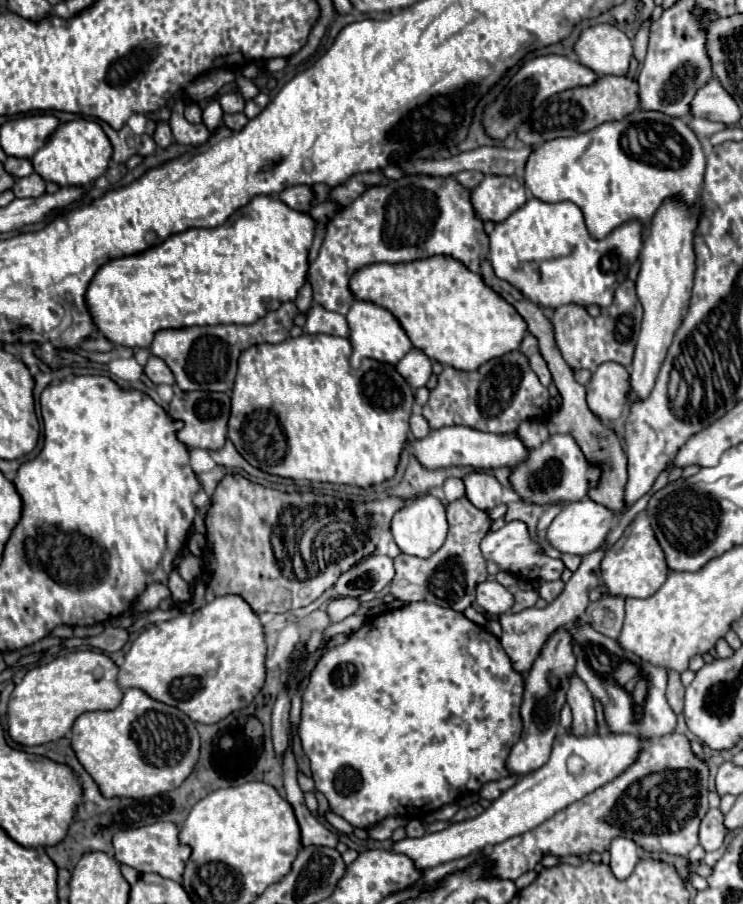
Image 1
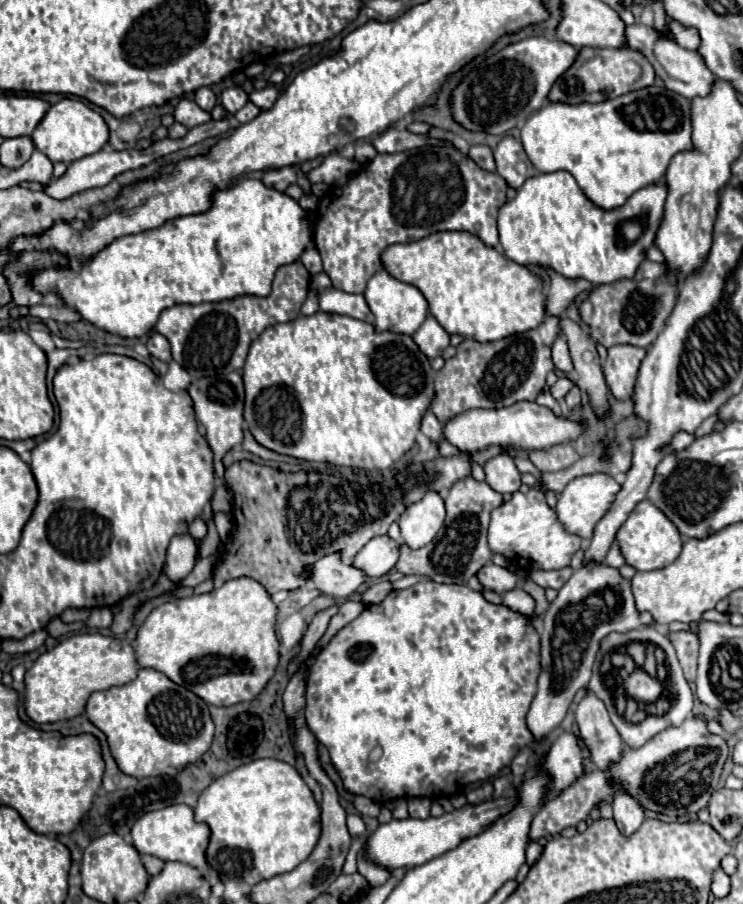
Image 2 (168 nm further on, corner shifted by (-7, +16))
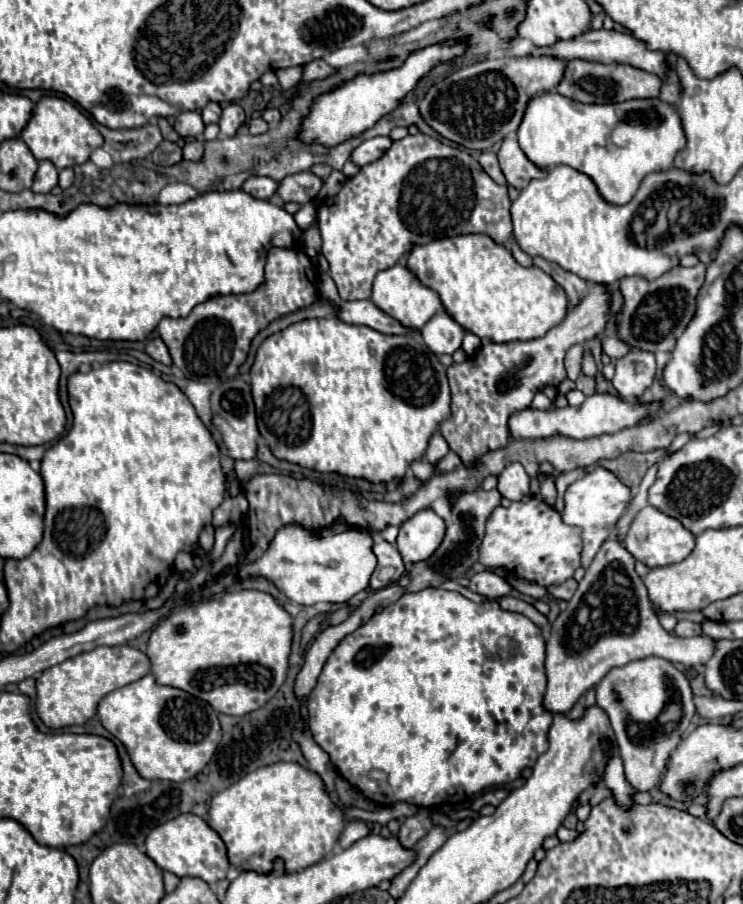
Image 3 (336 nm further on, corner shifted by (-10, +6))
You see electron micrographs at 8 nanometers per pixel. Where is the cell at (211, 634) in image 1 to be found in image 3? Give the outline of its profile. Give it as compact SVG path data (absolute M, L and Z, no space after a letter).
M261 590L225 592L221 598L203 600L165 616L147 642L151 674L159 684L189 692L213 706L215 712L243 716L271 700L287 678L287 658L291 652L291 616Z

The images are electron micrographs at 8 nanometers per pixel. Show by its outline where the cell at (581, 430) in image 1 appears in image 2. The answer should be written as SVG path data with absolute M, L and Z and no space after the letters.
M562 318L560 322L562 334L568 336L568 346L570 346L570 356L574 362L574 370L578 372L578 388L588 392L592 406L598 412L604 412L608 408L608 386L604 382L604 374L600 370L600 358L596 352L596 342L592 336L582 330L576 322L570 318Z

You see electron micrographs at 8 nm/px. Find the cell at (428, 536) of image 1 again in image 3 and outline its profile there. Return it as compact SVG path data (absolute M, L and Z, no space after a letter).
M431 508L419 510L399 528L397 550L403 556L403 562L415 564L427 560L441 544L445 536L445 522Z

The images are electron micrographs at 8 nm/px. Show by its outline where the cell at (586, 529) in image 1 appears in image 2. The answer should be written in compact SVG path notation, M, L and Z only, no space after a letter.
M596 472L596 474L578 476L572 482L568 482L568 486L562 490L562 494L558 498L558 504L556 504L558 520L564 524L564 528L568 532L580 536L582 540L590 540L592 534L594 534L594 526L608 512L608 508L612 506L618 490L620 490L620 484L610 474Z

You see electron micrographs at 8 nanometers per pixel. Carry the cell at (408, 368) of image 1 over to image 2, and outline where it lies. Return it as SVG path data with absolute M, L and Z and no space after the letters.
M428 316L424 324L414 332L412 338L428 358L440 356L442 350L450 346L450 334L438 324L434 316Z

